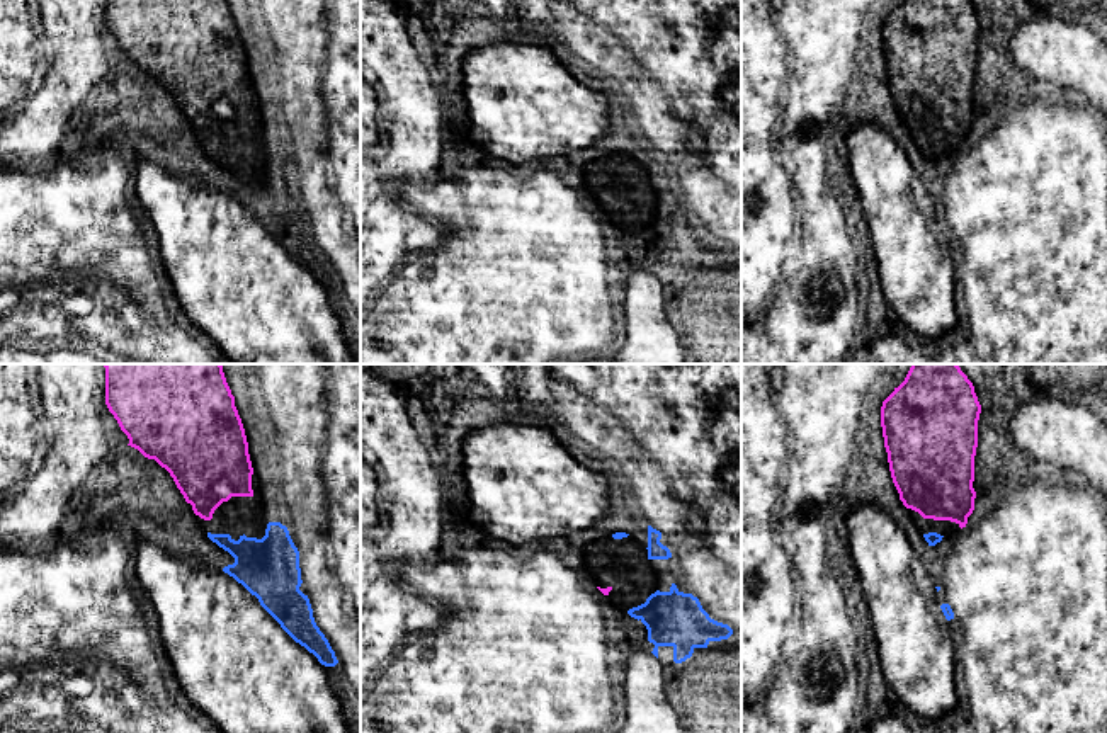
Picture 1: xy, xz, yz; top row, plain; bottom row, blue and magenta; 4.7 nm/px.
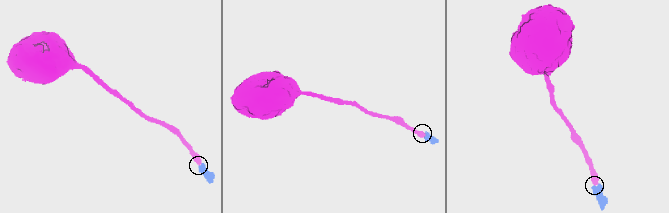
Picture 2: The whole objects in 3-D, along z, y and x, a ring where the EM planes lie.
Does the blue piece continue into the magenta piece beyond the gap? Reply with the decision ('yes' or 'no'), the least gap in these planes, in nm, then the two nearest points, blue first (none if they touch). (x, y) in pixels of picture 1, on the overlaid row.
yes | 60 nm | xy (208, 533), (208, 519)

